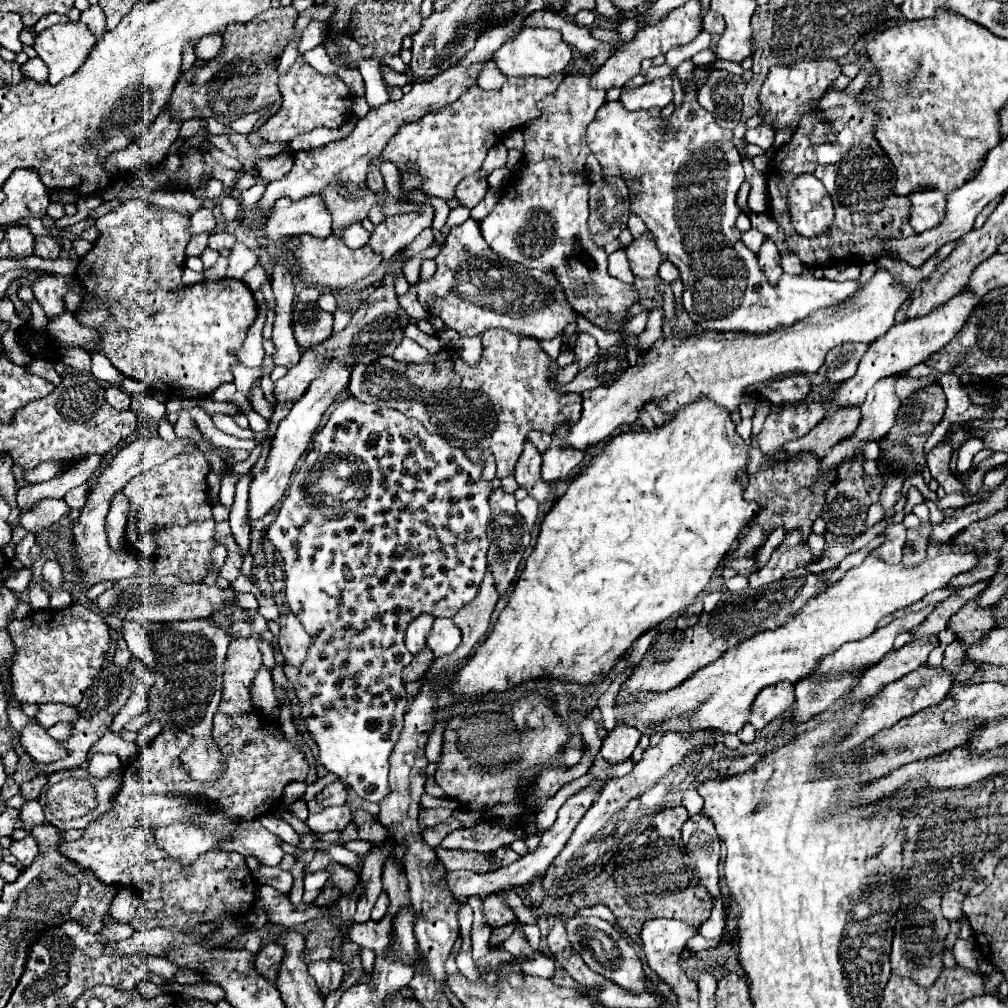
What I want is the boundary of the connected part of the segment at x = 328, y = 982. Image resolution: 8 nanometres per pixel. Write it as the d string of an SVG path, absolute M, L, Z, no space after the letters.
M340 960L312 962L312 964L308 964L308 970L310 970L310 976L316 980L318 990L326 998L330 992L334 992L340 986L342 974L344 974L344 964Z

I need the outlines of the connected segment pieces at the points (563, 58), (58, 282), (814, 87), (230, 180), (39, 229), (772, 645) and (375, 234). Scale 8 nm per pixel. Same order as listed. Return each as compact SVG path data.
M522 28L522 32L508 44L504 44L496 54L494 62L506 76L550 76L564 72L572 60L570 46L562 40L556 30L550 28Z
M46 274L46 276L36 278L32 292L48 318L66 312L62 298L70 290L72 280L74 276L62 276L62 274Z
M816 60L816 62L798 62L794 66L772 66L768 72L766 82L760 90L760 114L764 116L764 122L774 124L776 128L792 126L796 128L800 118L808 112L814 112L818 108L818 102L826 88L840 76L840 66L834 60Z
M216 168L214 170L214 178L222 180L224 188L232 188L236 184L236 172L234 170L220 170L220 168Z
M23 218L10 226L27 226L34 235L51 237L49 230L43 225L40 218Z
M940 552L932 560L924 560L922 564L916 564L914 568L902 568L902 564L888 566L882 560L868 556L858 568L848 570L836 584L826 588L826 592L812 596L810 602L806 602L804 608L798 610L794 614L794 618L788 620L786 624L782 624L770 632L760 632L758 636L752 636L750 640L742 642L738 648L726 650L718 660L714 660L708 666L694 672L694 676L686 678L678 688L672 688L662 694L653 692L638 694L635 702L620 707L624 711L624 720L634 724L644 736L652 736L654 732L666 734L670 730L676 730L682 736L692 736L694 732L708 730L708 728L718 730L718 732L738 732L748 722L750 706L762 688L784 682L784 680L796 684L798 680L808 676L808 672L812 672L814 666L818 666L818 662L824 656L828 656L830 652L836 652L846 642L854 642L854 640L862 640L862 638L870 636L870 632L876 630L876 624L884 616L920 602L928 592L944 588L950 582L950 578L954 578L962 572L968 572L970 568L974 568L974 564L978 564L978 554L974 554L974 552L968 552L964 556L960 556L960 554L944 556L944 552Z
M430 202L420 204L410 214L400 214L386 218L378 226L374 226L368 246L378 252L384 260L390 260L398 250L406 248L424 228L432 226L434 206Z

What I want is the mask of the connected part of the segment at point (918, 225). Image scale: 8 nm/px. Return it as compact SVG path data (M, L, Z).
M914 192L910 198L910 224L920 234L944 220L946 198L942 192Z

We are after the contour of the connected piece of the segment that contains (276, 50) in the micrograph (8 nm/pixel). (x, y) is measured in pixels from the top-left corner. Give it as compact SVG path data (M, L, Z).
M292 6L270 8L250 22L234 22L222 32L222 50L204 66L192 68L182 74L176 84L168 106L176 112L180 122L190 118L220 118L230 124L236 118L258 112L264 106L280 104L278 90L278 60L294 36L298 12Z

